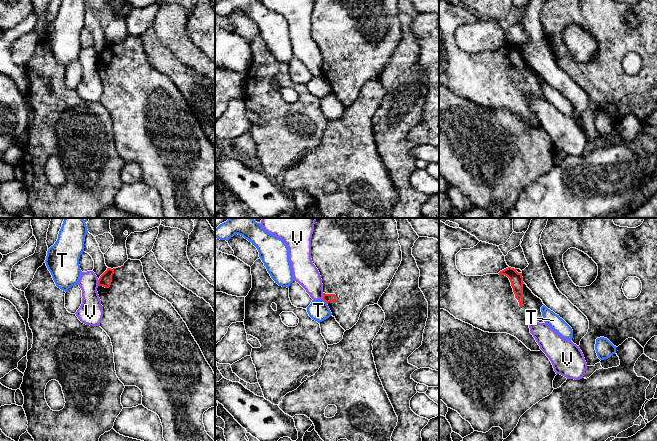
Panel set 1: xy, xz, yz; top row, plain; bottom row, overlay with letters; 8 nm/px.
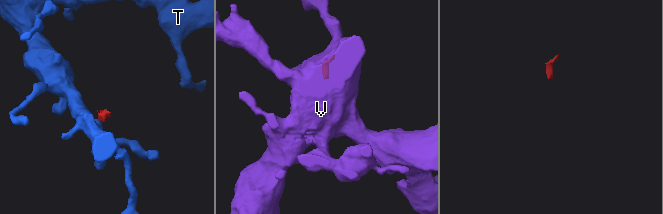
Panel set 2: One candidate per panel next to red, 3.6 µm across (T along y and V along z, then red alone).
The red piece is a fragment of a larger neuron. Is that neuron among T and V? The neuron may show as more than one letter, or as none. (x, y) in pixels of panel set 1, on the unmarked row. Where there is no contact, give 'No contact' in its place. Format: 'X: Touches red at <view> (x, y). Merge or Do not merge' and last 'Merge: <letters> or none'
T: Touches red at xz (325, 77). Do not merge
V: Touches red at xy (98, 59). Do not merge
Merge: none

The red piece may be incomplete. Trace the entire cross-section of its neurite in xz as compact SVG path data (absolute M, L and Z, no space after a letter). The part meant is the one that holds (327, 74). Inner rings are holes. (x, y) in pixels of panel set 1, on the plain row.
M314 0L311 35L322 55L323 76L345 107L356 101L366 82L378 80L380 73L389 63L402 37L398 14L397 0Z

